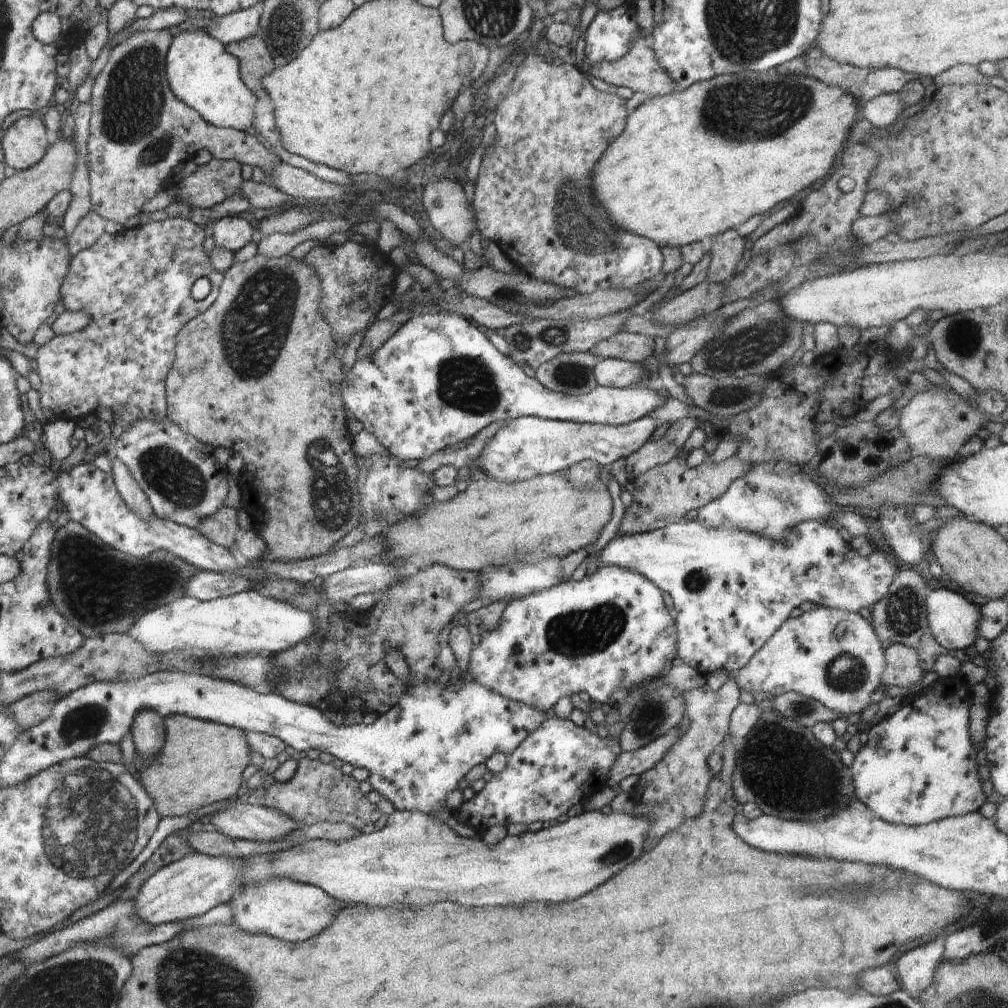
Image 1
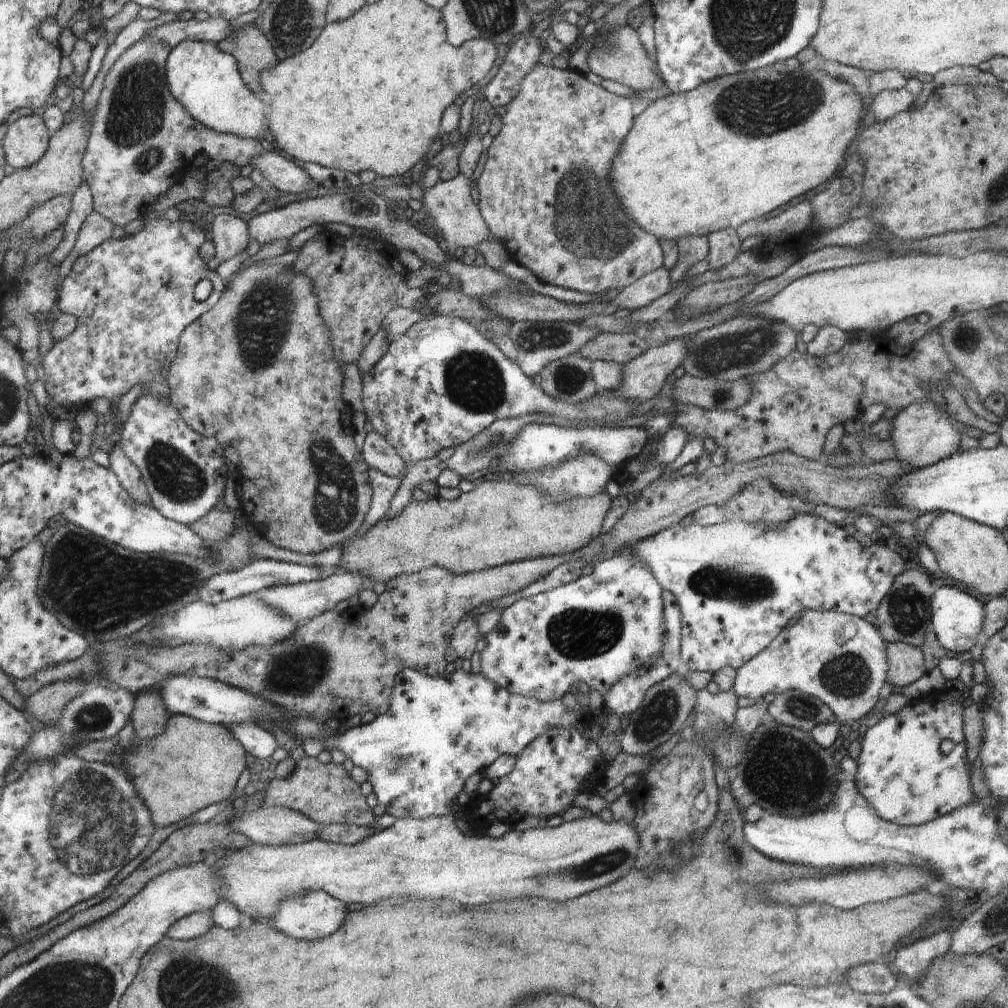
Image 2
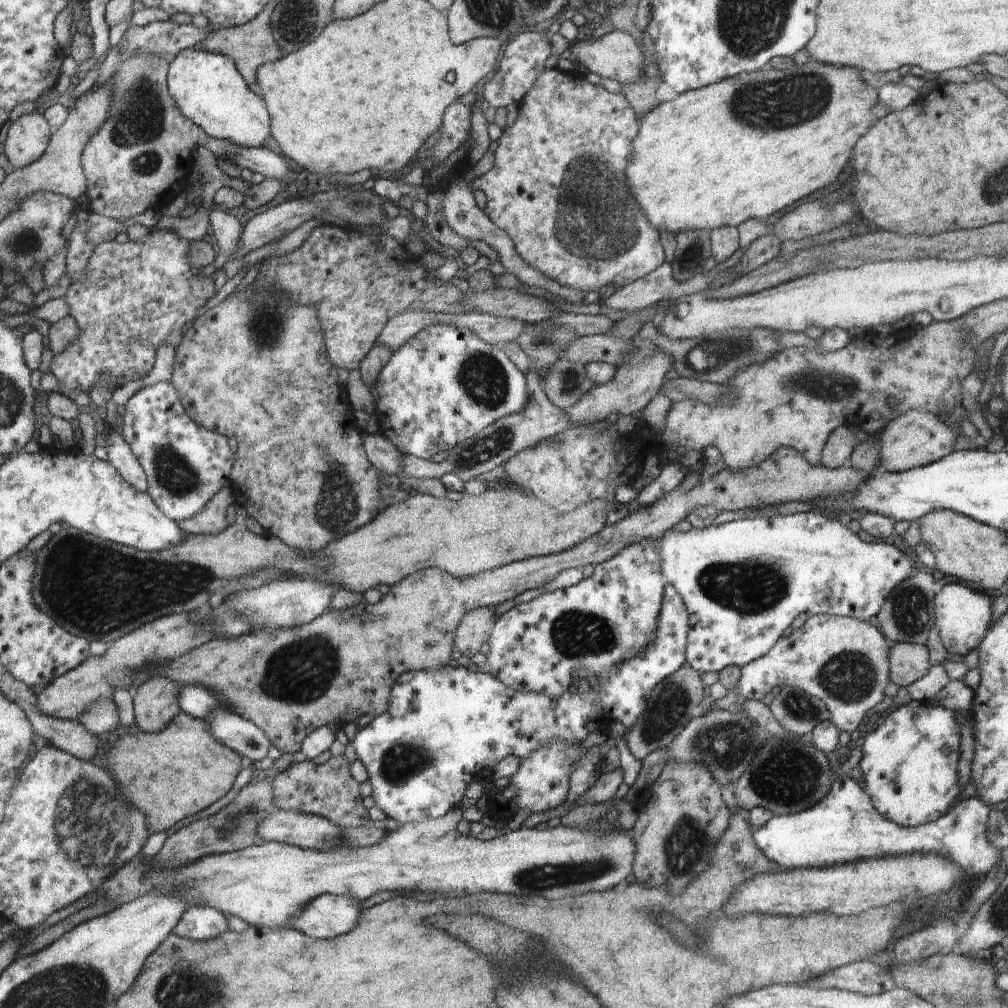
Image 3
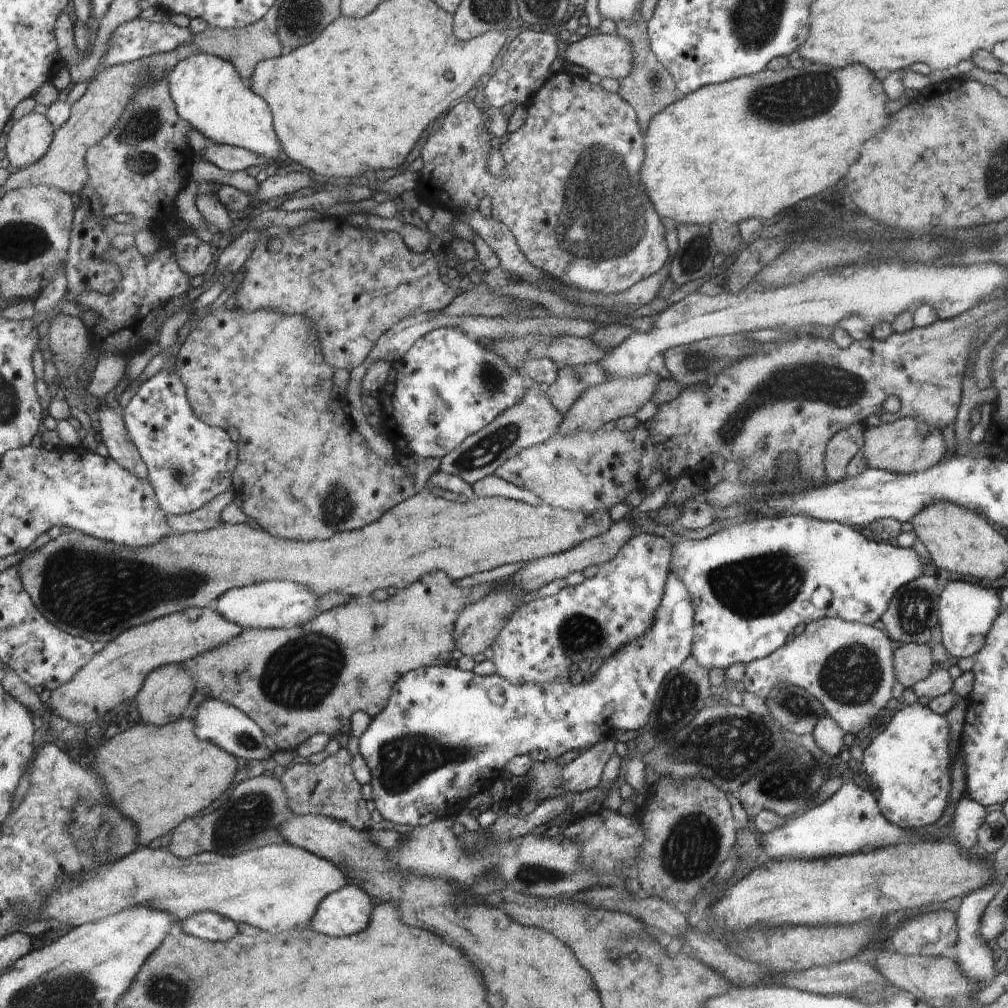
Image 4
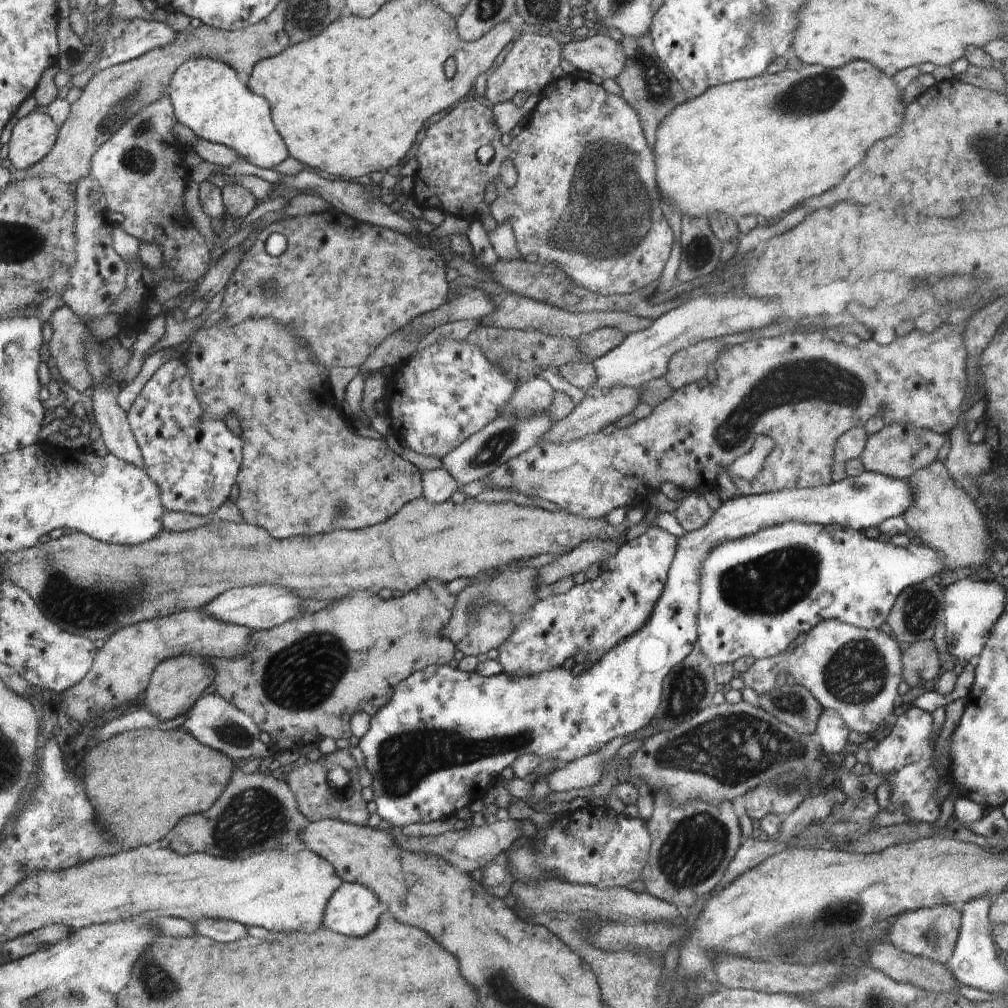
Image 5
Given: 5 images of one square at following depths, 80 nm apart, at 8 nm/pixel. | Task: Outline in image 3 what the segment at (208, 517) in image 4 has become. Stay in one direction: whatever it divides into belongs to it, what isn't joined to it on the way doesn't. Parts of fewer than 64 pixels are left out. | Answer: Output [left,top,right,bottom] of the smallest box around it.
[178,484,235,535]

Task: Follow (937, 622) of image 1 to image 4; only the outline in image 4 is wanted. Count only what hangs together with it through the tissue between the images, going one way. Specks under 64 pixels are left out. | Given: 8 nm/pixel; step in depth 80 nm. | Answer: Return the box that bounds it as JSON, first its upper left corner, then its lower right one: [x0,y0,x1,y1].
[938,582,1000,658]

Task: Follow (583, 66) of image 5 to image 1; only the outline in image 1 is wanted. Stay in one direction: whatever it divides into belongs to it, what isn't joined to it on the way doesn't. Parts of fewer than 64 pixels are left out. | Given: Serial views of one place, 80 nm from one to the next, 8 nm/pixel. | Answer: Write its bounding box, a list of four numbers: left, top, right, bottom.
[590,37,675,96]

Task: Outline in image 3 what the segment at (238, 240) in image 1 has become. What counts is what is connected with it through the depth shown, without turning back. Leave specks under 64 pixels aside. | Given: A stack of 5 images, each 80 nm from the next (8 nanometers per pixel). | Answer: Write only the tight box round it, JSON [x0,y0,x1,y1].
[209,206,243,282]

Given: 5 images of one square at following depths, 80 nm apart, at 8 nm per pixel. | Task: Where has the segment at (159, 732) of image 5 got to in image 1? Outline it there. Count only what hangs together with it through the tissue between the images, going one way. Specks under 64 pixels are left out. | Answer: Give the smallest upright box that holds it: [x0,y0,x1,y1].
[138,714,250,818]

